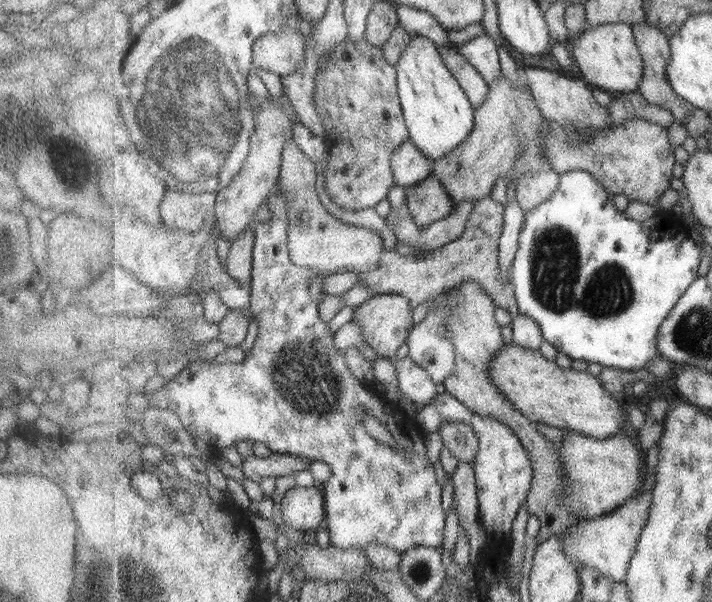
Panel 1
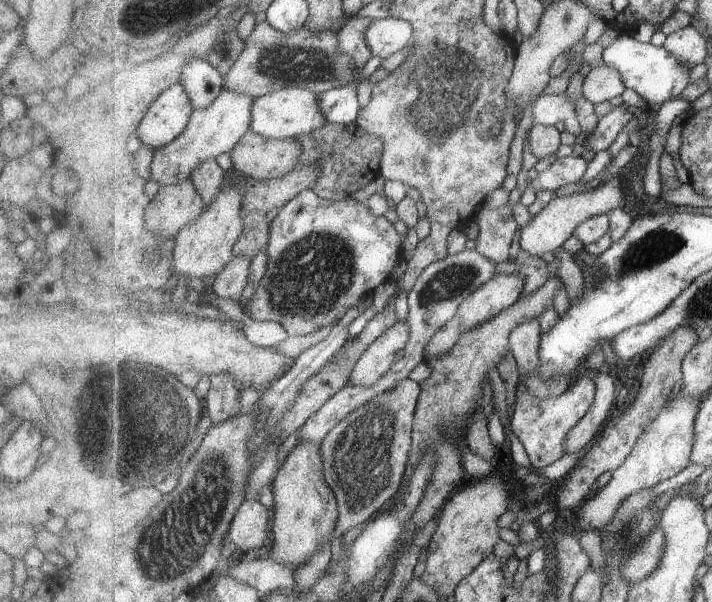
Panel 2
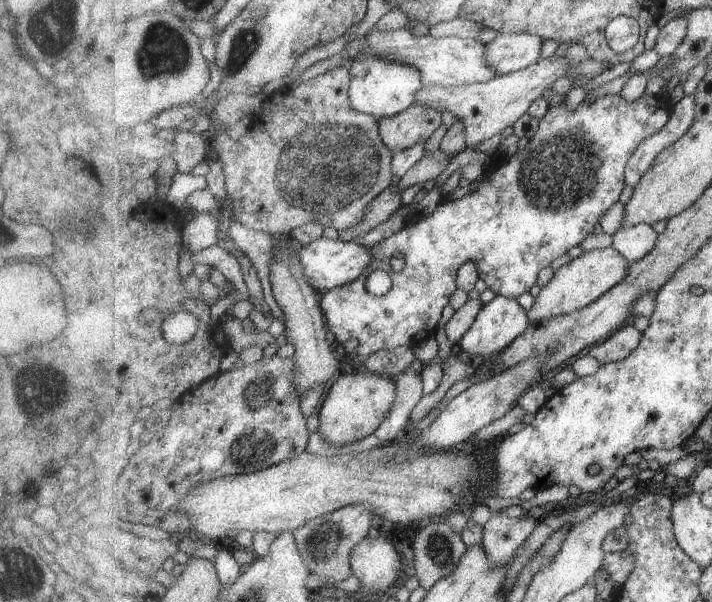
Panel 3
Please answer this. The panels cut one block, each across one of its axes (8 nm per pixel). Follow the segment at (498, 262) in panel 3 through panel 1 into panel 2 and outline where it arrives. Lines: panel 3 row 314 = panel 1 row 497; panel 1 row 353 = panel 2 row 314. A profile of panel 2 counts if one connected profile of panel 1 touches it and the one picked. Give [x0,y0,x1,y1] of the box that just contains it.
[246,189,405,336]

